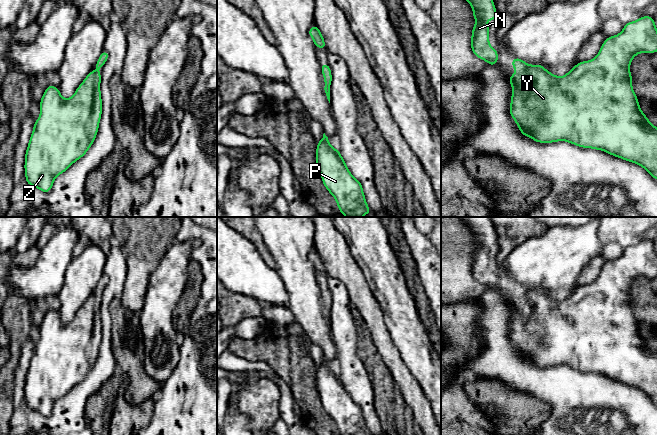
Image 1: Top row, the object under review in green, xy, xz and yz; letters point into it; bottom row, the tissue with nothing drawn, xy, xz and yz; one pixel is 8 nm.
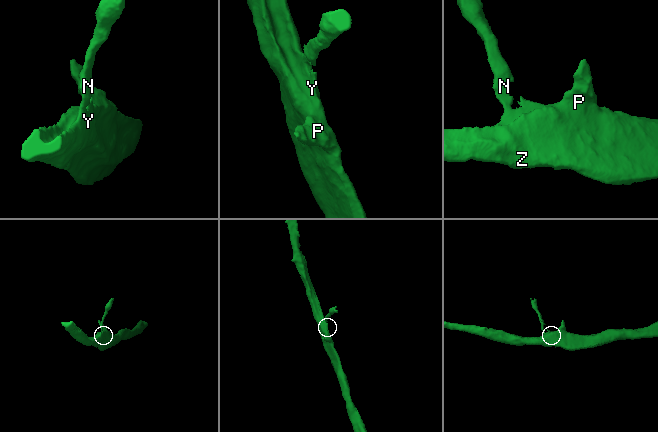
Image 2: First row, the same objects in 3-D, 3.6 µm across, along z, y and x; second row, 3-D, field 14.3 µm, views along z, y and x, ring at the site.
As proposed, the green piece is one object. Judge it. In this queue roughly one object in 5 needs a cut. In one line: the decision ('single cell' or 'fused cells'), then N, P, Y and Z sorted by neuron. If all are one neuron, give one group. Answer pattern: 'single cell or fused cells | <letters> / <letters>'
single cell | N P Y Z

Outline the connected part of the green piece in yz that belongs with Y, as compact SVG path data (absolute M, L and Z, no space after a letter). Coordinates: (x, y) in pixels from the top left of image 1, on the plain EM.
M642 240L636 245L631 245L624 248L624 252L621 257L616 260L610 260L605 263L598 279L589 285L582 285L576 288L567 298L562 301L556 300L550 297L541 288L529 289L518 281L514 281L513 285L510 285L512 291L516 293L514 299L508 301L512 310L512 320L509 332L509 337L516 346L520 356L524 360L530 361L532 364L538 367L552 367L558 365L566 365L581 372L591 372L596 374L605 375L608 378L621 382L623 384L635 387L643 391L654 403L657 404L657 351L654 350L647 342L647 340L640 333L638 321L633 315L632 311L632 298L629 294L629 290L633 282L638 277L656 277L657 276L657 252L652 240Z

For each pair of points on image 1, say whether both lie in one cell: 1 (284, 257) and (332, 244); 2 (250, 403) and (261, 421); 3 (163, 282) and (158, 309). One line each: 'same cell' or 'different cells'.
1: different cells
2: same cell
3: same cell

